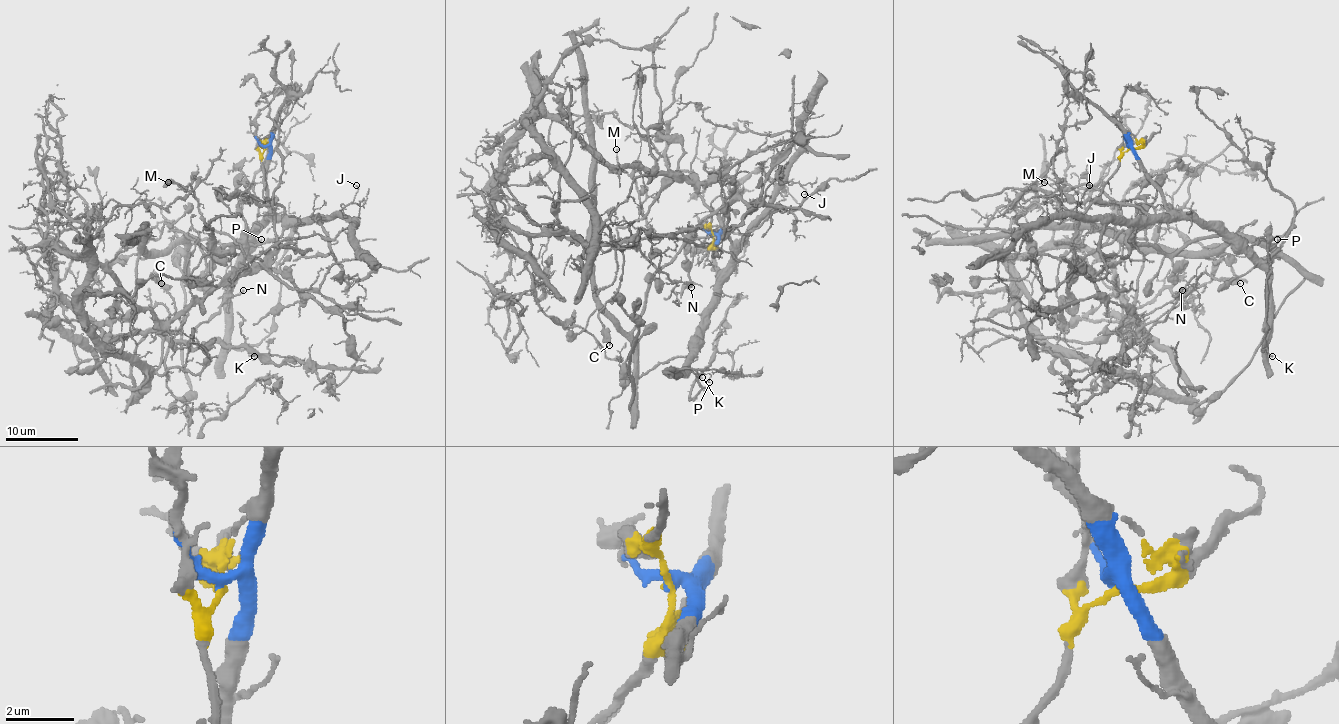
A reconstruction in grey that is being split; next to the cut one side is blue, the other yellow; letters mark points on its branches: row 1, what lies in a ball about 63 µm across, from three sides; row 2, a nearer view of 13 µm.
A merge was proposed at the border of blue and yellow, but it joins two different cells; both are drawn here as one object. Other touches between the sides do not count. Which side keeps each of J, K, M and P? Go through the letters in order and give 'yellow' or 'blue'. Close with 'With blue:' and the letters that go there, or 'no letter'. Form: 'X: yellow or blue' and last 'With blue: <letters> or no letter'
J: blue
K: blue
M: blue
P: blue
With blue: J, K, M, P

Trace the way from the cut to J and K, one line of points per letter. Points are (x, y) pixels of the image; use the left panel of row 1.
J: (265, 147), (269, 149), (265, 191), (278, 216), (331, 218), (349, 204), (358, 189), (356, 186)
K: (265, 147), (269, 213), (260, 222), (254, 247), (234, 273), (231, 295), (231, 345), (254, 356)

